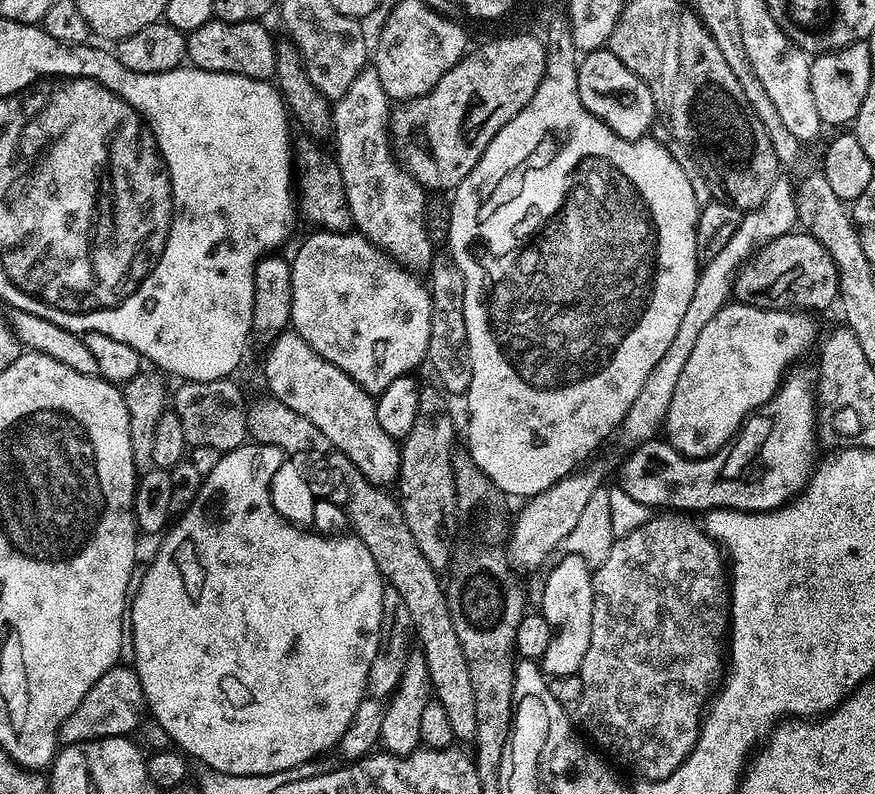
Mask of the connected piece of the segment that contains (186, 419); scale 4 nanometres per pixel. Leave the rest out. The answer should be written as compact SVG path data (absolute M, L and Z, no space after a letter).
M231 377L185 381L172 396L172 410L179 416L187 445L217 449L220 453L240 448L248 435L247 405L241 388Z

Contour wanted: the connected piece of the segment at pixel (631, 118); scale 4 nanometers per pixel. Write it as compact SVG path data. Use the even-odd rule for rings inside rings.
M607 47L596 49L589 52L583 57L584 61L579 61L576 73L578 74L578 94L582 106L586 106L586 110L590 114L594 114L606 126L610 126L610 130L614 130L614 134L618 134L624 140L643 140L649 135L648 127L652 124L652 119L657 119L656 104L652 100L650 90L646 86L646 82L642 82L642 78L638 78L638 74L634 74L634 70L626 70L626 66L622 66L622 62L618 58L614 58L614 54L608 51Z

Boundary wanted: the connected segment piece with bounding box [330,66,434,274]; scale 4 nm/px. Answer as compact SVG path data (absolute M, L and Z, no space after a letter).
M365 66L350 82L350 90L342 94L342 98L332 104L331 143L336 143L334 155L336 165L342 174L342 186L346 190L346 202L350 206L350 214L355 231L365 236L371 244L376 244L383 252L408 269L413 274L427 273L432 265L434 247L428 237L428 224L424 221L425 189L401 165L390 139L390 101L386 90L382 90L382 82L378 78L375 66Z

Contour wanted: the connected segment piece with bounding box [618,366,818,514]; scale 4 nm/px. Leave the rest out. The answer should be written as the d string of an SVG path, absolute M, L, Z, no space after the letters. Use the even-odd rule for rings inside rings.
M796 366L791 369L781 379L780 389L772 395L762 407L757 408L747 420L741 424L736 435L732 437L728 443L724 444L714 453L713 456L683 456L673 444L668 443L664 438L653 438L644 443L635 445L631 449L629 456L625 458L624 465L620 468L620 480L618 487L626 490L626 494L630 494L630 498L634 498L634 502L642 502L642 506L646 506L650 510L675 510L680 514L703 514L714 508L732 508L736 512L773 512L775 508L782 508L789 500L795 500L801 492L810 484L810 477L814 471L816 460L816 448L818 449L818 433L816 430L816 382L817 373L812 372L808 368L800 368Z

